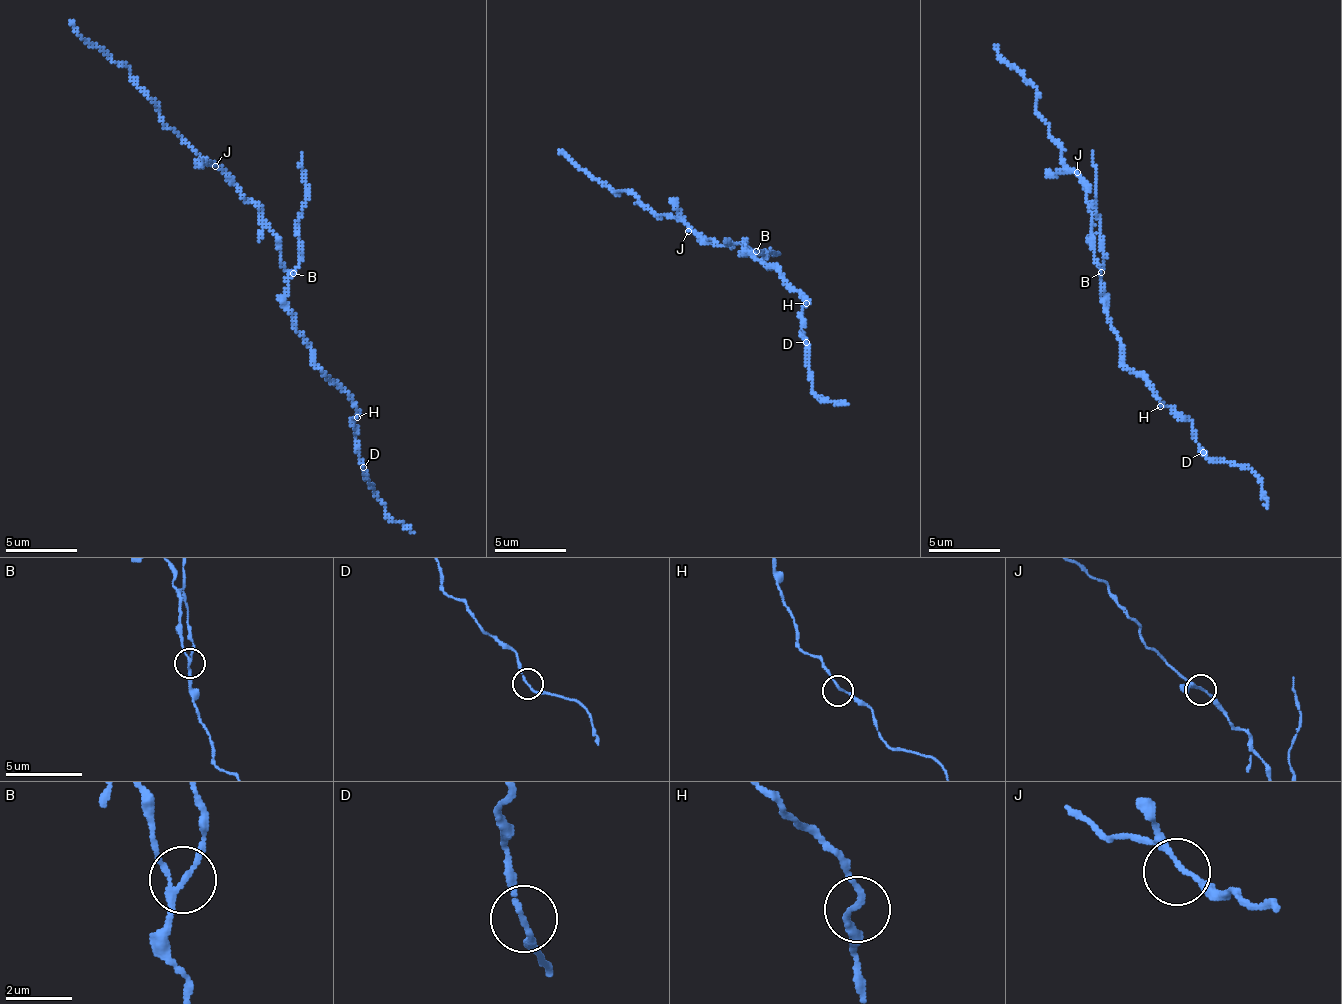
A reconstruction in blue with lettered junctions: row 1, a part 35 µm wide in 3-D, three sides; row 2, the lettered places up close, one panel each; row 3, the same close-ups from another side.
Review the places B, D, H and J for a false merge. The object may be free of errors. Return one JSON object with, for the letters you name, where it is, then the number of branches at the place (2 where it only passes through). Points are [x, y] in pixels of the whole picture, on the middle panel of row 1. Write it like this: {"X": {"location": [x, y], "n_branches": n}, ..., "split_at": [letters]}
{"B": {"location": [756, 251], "n_branches": 3}, "split_at": ["B"]}

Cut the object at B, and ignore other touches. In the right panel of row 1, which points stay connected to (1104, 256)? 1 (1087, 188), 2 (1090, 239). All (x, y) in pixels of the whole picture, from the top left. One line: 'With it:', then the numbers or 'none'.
With it: none

